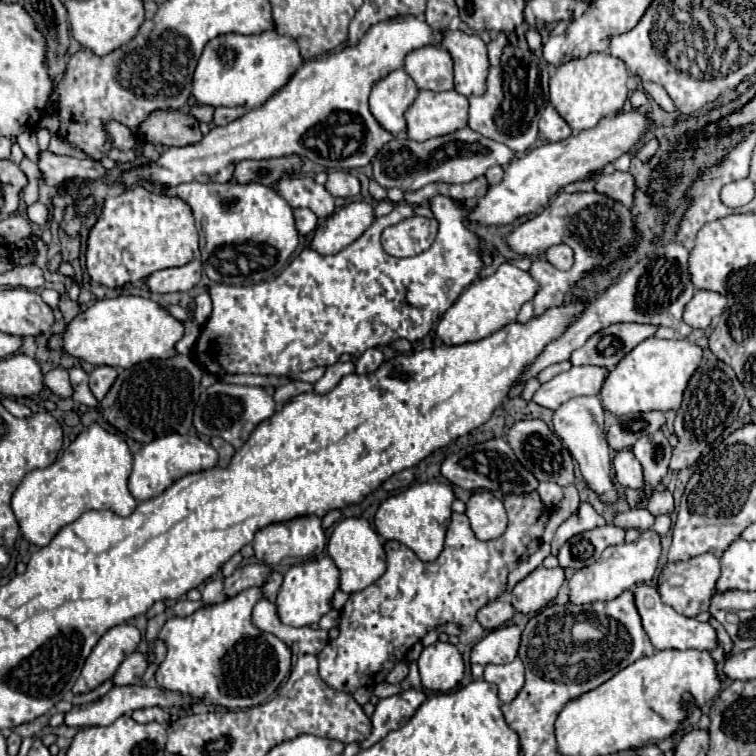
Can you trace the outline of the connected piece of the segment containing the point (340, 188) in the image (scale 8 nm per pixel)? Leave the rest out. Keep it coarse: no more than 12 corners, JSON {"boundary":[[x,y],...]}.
{"boundary":[[346,170],[328,174],[326,190],[332,196],[352,198],[360,180]]}

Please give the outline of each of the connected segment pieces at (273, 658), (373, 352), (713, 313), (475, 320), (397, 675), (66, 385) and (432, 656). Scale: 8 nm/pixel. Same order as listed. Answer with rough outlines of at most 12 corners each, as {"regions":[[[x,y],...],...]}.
{"regions":[[[248,588],[158,634],[158,686],[230,710],[266,702],[290,648]],[[370,348],[356,360],[356,374],[376,372],[384,354]],[[696,290],[684,322],[708,328],[726,306],[722,294]],[[512,264],[470,284],[440,318],[446,346],[514,322],[538,282]],[[406,660],[398,662],[386,681],[399,684],[409,672]],[[55,368],[44,374],[44,382],[59,398],[72,396],[66,369]],[[438,640],[422,650],[424,688],[448,692],[462,680],[456,646]]]}

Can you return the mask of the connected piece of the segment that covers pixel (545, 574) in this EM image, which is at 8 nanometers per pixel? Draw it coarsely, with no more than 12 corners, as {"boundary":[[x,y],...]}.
{"boundary":[[536,568],[512,588],[514,610],[534,614],[556,598],[564,570]]}

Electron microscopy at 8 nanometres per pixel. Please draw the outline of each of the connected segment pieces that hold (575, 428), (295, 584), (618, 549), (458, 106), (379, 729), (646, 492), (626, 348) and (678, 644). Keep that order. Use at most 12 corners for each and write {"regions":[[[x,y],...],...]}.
{"regions":[[[598,396],[554,412],[554,432],[588,486],[612,504],[610,448]],[[330,556],[284,574],[276,612],[288,626],[318,624],[338,590]],[[660,536],[610,546],[570,580],[570,602],[608,602],[648,582]],[[420,90],[406,110],[408,138],[424,142],[466,126],[468,98]],[[408,690],[382,698],[372,716],[370,748],[414,716],[426,700]],[[662,430],[632,446],[642,464],[644,488],[636,508],[668,472],[672,446]],[[612,324],[572,352],[574,366],[614,368],[652,324]],[[634,588],[656,650],[716,650],[708,622],[678,614],[656,588]]]}

